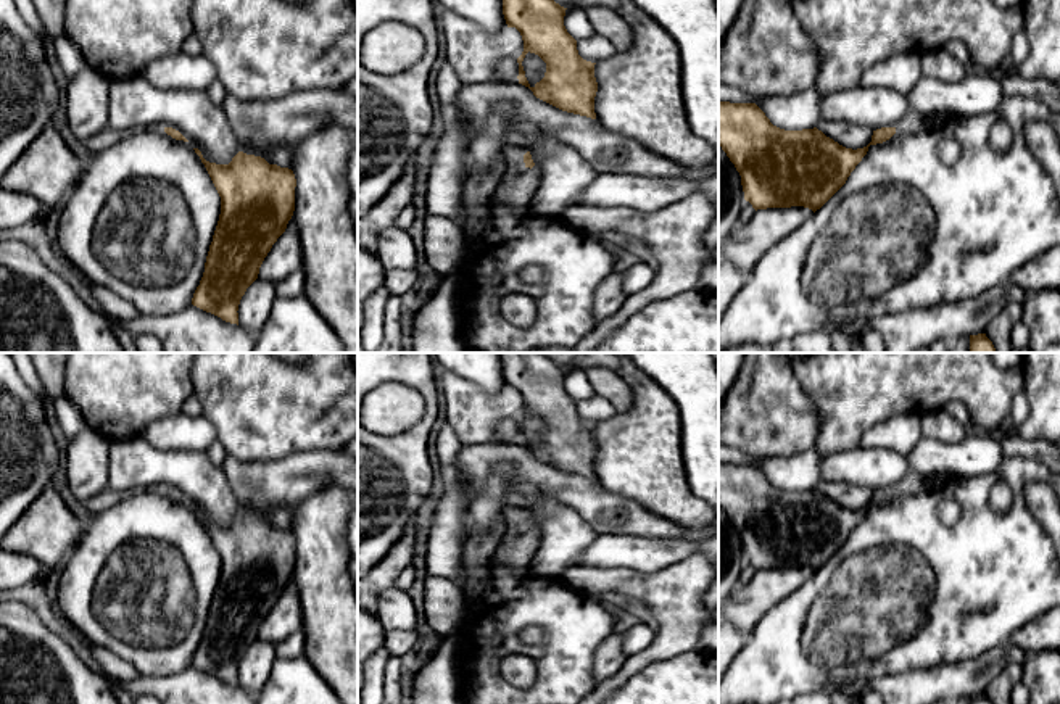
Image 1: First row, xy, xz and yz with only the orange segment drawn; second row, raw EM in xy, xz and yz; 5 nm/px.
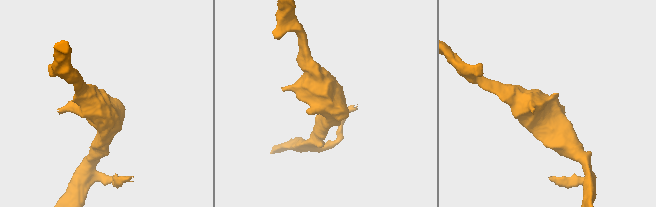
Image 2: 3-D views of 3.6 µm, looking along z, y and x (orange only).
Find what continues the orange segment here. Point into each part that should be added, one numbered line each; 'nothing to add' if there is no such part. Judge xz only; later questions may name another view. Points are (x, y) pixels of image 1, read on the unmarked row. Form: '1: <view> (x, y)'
1: xz (516, 551)

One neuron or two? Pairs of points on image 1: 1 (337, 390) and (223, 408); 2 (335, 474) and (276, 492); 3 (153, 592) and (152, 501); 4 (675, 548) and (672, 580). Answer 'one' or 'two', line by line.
1: one
2: one
3: one
4: two

